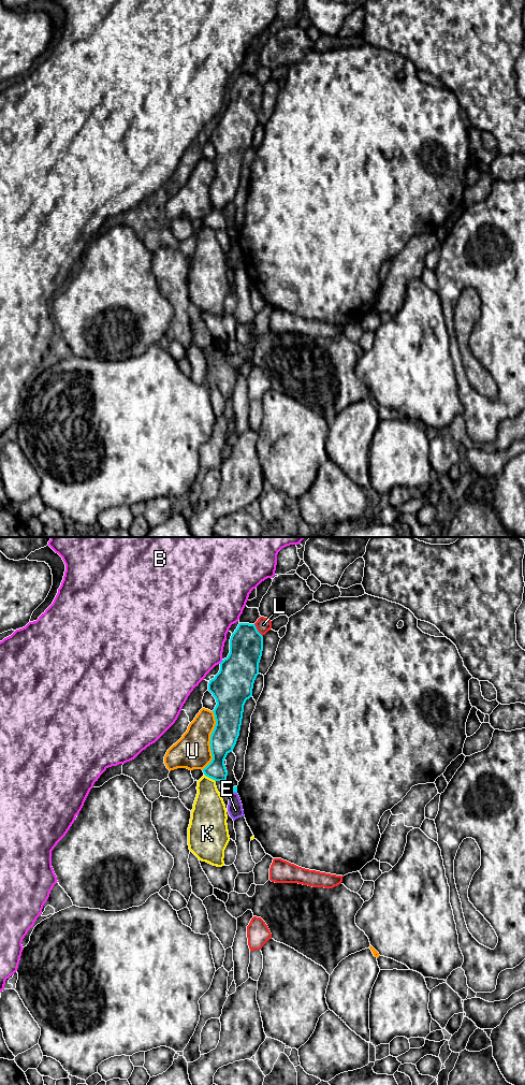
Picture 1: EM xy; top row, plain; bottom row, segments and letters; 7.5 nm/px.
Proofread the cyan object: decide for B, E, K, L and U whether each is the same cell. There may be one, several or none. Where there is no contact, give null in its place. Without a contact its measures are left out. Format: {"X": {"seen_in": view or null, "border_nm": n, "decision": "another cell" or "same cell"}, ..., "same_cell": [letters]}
{"B": {"seen_in": "xy", "border_nm": 40, "decision": "another cell"}, "E": {"seen_in": "xy", "border_nm": 50, "decision": "another cell"}, "K": {"seen_in": "xy", "border_nm": 110, "decision": "another cell"}, "L": {"seen_in": "xy", "border_nm": 120, "decision": "another cell"}, "U": {"seen_in": "xy", "border_nm": 440, "decision": "another cell"}, "same_cell": []}

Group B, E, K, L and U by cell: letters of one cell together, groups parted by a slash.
B / E / K / L / U

